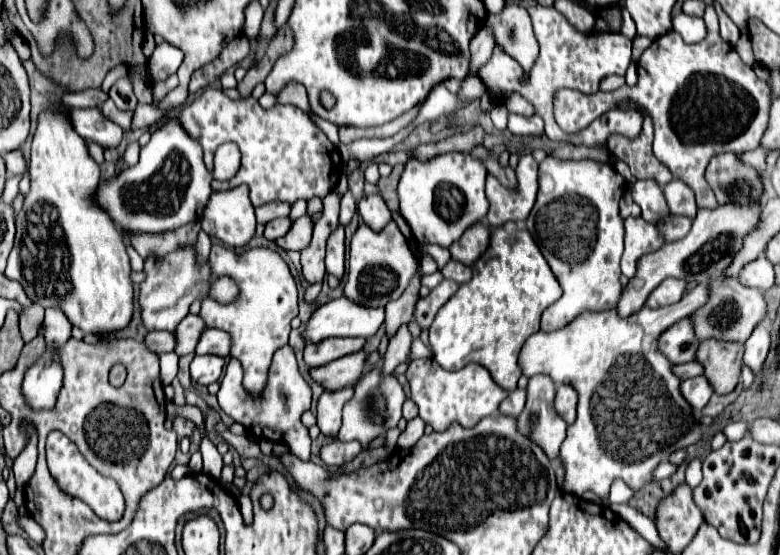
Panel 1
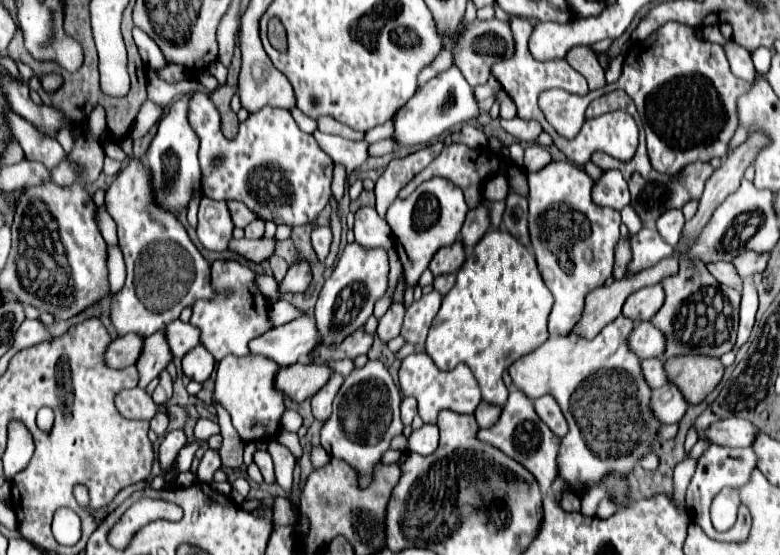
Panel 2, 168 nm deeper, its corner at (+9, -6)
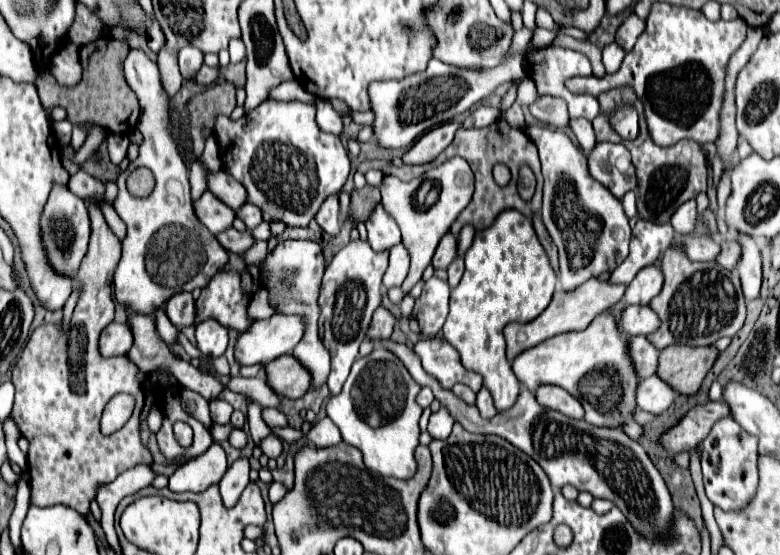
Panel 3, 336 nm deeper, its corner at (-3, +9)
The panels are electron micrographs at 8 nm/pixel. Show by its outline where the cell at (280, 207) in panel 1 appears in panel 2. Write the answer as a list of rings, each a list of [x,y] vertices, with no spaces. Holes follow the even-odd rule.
[[[228,201],[228,209],[230,209],[232,221],[234,221],[236,227],[244,229],[252,221],[256,221],[256,215],[248,207],[244,207],[244,203],[240,203],[240,201]]]

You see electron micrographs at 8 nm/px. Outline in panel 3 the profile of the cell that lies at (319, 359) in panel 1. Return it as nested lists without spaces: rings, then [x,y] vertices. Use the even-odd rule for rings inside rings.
[[[378,306],[376,312],[374,312],[374,318],[372,318],[372,324],[368,328],[368,336],[372,340],[390,338],[392,330],[394,330],[394,324],[396,324],[396,316],[390,310],[386,310],[384,306]]]

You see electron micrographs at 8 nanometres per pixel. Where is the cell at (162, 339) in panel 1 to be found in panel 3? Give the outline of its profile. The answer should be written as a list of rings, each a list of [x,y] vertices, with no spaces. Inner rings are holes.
[[[118,322],[108,324],[98,340],[98,348],[104,358],[124,356],[130,346],[132,346],[132,332],[128,330],[128,324],[118,324]]]

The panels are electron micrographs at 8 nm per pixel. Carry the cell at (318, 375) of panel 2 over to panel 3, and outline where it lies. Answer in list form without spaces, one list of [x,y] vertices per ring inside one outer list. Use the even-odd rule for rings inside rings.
[[[280,356],[268,364],[264,364],[266,384],[284,398],[302,398],[310,388],[310,376],[304,372],[300,362],[294,356]]]

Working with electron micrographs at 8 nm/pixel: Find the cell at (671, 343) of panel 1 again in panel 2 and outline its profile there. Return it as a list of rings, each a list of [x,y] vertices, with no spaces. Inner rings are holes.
[[[646,321],[636,327],[628,345],[632,345],[632,351],[636,351],[640,359],[660,359],[666,351],[666,337],[662,331],[658,331],[658,327]]]

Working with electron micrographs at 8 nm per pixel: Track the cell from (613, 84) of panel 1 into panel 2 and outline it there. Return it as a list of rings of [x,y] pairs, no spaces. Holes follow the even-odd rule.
[[[578,45],[578,47],[572,47],[568,53],[566,53],[566,61],[580,73],[586,77],[588,81],[588,87],[594,91],[594,89],[602,89],[606,85],[606,77],[604,77],[604,71],[602,67],[596,63],[596,55],[594,51],[588,47],[588,45]]]

